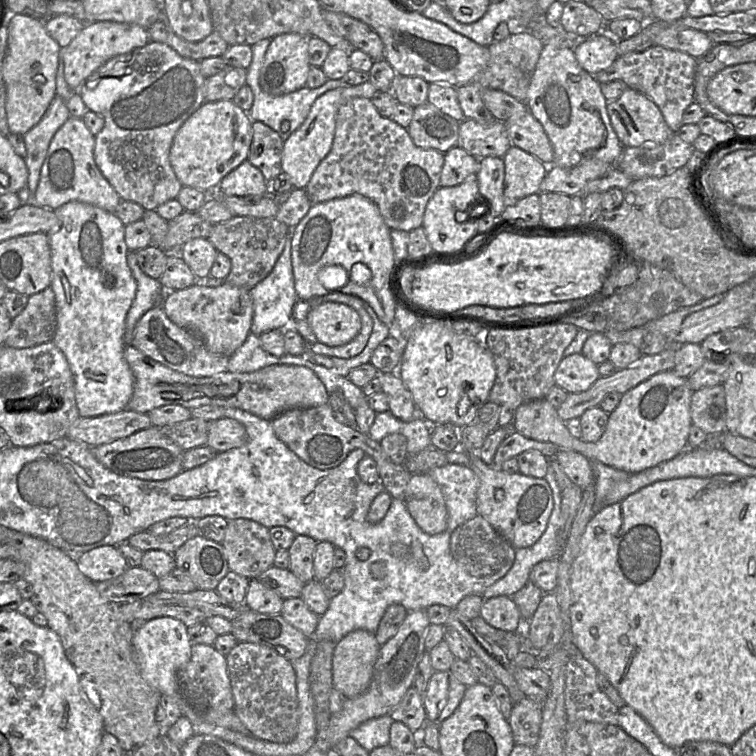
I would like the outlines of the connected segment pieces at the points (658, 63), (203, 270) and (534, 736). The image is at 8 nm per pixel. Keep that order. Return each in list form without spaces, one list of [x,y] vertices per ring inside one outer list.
[[[651,46],[642,52],[621,55],[610,67],[592,75],[600,84],[614,80],[622,81],[628,88],[647,96],[658,106],[665,122],[675,133],[683,125],[684,111],[694,102],[696,67],[697,59],[685,52]]]
[[[194,238],[179,250],[180,257],[193,271],[198,280],[210,275],[218,251],[206,238]]]
[[[524,697],[513,704],[508,723],[515,744],[534,747],[539,739],[542,703]]]

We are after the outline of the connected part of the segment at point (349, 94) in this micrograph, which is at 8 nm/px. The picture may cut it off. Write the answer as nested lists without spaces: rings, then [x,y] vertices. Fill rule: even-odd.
[[[366,82],[329,90],[315,100],[303,124],[284,142],[282,172],[290,177],[293,188],[306,188],[315,169],[330,152],[334,141],[336,115],[339,107],[354,97],[371,99],[377,92],[378,90],[373,84]]]

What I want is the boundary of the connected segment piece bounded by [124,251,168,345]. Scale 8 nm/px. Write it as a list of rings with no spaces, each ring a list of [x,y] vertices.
[[[128,251],[127,263],[137,282],[136,296],[127,313],[124,332],[125,345],[132,345],[136,323],[148,310],[157,306],[168,291],[159,279],[151,278],[140,269],[135,251]]]

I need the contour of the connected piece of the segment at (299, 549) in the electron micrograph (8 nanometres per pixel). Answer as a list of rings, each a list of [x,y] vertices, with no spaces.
[[[296,535],[288,548],[289,570],[303,583],[314,579],[314,550],[317,541],[306,535]]]

